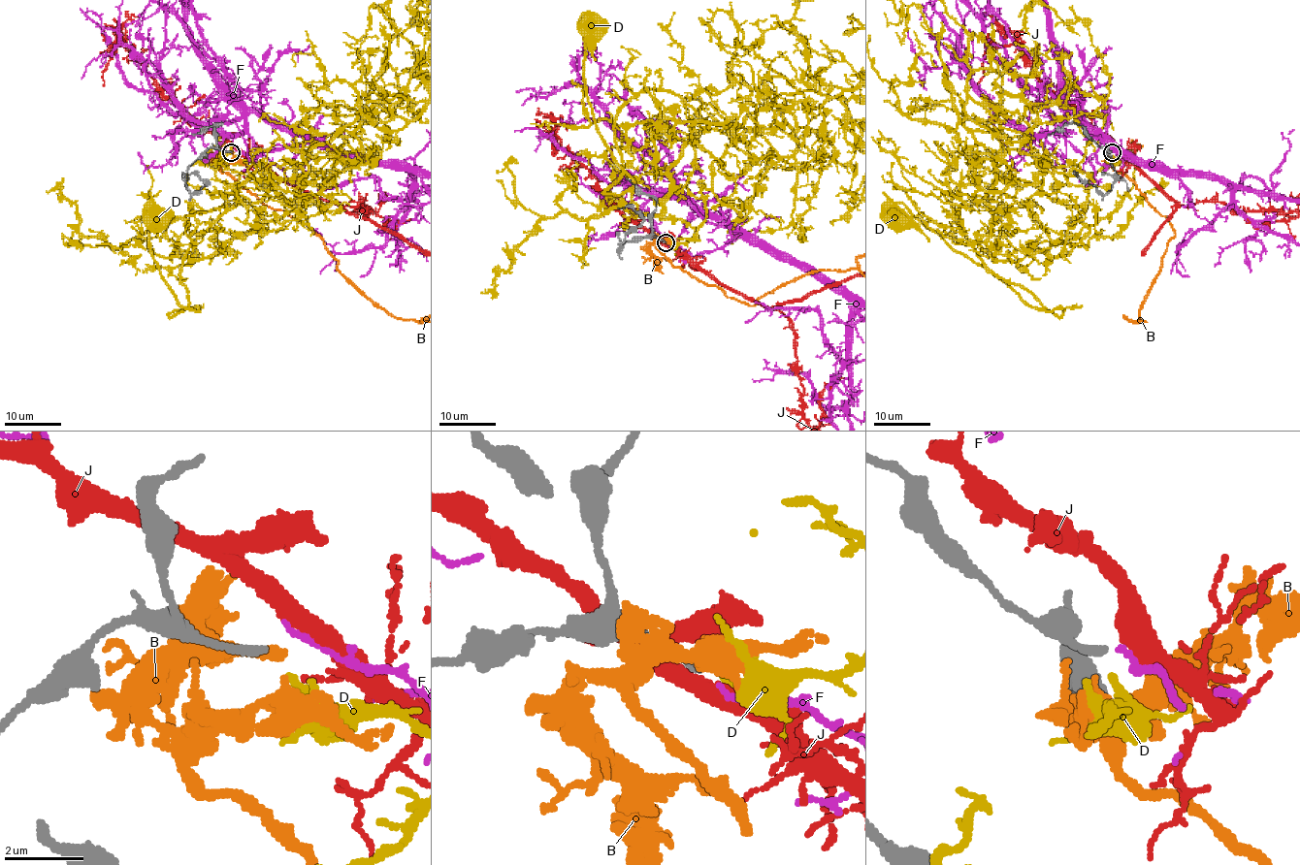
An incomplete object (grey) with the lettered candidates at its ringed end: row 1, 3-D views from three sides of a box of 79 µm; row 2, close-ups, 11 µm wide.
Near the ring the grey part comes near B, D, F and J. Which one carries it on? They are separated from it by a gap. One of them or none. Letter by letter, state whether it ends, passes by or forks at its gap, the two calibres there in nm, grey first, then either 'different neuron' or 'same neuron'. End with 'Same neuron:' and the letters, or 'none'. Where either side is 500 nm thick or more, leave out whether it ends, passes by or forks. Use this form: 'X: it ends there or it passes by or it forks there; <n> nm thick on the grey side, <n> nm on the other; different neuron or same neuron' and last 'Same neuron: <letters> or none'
B: 180 nm thick on the grey side, 500 nm on the other; different neuron
D: it ends there; 180 nm thick on the grey side, 200 nm on the other; different neuron
F: it ends there; 180 nm thick on the grey side, 180 nm on the other; different neuron
J: it passes by; 180 nm thick on the grey side, 480 nm on the other; different neuron
Same neuron: none

